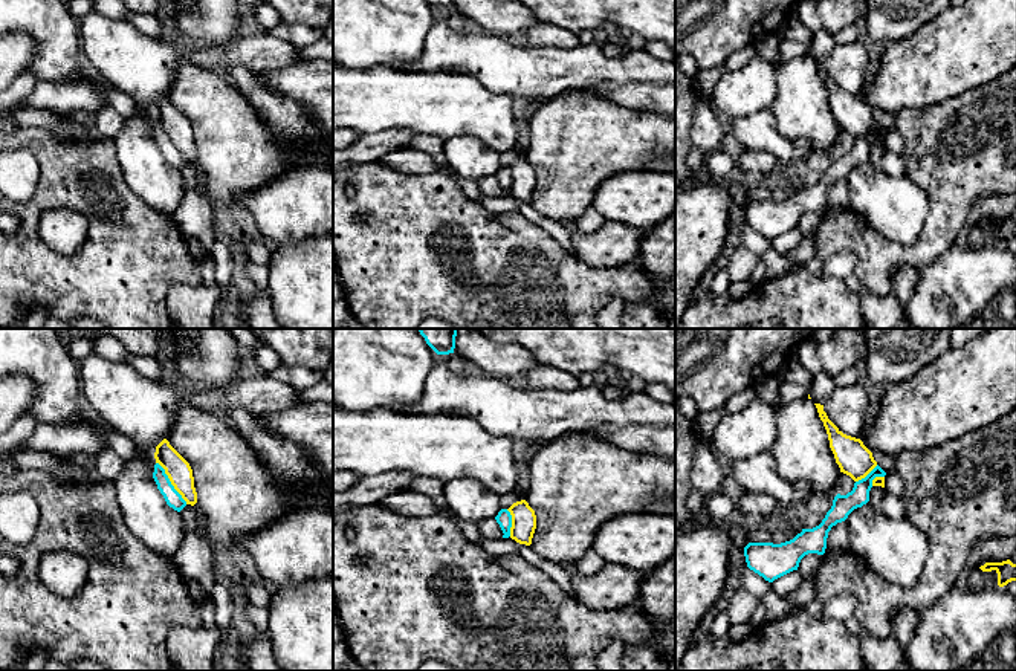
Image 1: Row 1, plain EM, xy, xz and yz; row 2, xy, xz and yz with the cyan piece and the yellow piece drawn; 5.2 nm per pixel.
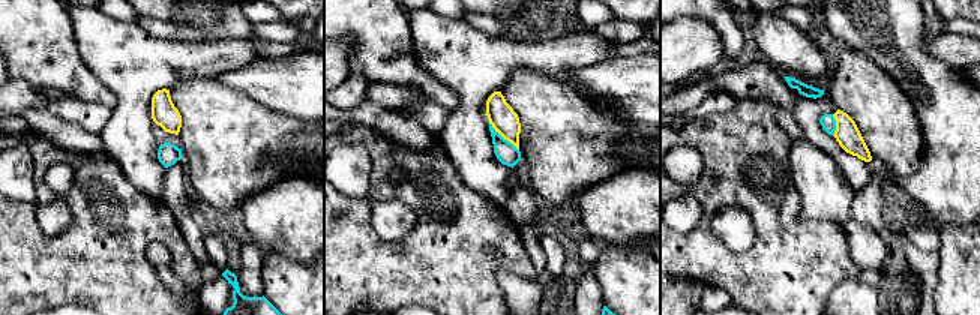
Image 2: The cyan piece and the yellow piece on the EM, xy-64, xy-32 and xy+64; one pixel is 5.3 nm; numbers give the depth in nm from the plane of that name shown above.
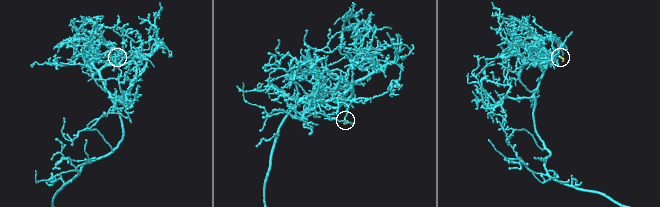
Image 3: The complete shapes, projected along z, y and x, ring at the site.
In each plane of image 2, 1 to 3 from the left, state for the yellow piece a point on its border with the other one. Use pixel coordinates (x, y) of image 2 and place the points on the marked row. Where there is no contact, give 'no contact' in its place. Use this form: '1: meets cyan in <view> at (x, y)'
1: no contact
2: meets cyan in xy-32 at (502, 137)
3: meets cyan in xy+64 at (835, 125)

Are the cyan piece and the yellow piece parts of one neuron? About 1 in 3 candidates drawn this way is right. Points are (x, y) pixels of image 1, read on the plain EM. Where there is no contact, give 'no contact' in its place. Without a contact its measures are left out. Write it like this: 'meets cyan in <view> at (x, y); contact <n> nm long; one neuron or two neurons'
meets cyan in xy at (170, 141); contact 280 nm long; two neurons

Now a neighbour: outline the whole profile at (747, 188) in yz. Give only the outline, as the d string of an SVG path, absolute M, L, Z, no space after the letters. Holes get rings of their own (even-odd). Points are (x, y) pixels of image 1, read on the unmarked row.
M741 176L736 182L736 191L733 196L733 203L744 206L749 200L773 200L781 202L793 197L798 191L802 190L802 182L798 177L798 185L790 188L768 190L758 179Z

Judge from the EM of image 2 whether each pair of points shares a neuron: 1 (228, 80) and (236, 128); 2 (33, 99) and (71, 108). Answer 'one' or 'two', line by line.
1: two
2: one

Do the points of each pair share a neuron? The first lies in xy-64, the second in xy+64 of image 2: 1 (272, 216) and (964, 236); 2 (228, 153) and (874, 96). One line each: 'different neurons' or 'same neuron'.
1: different neurons
2: same neuron

